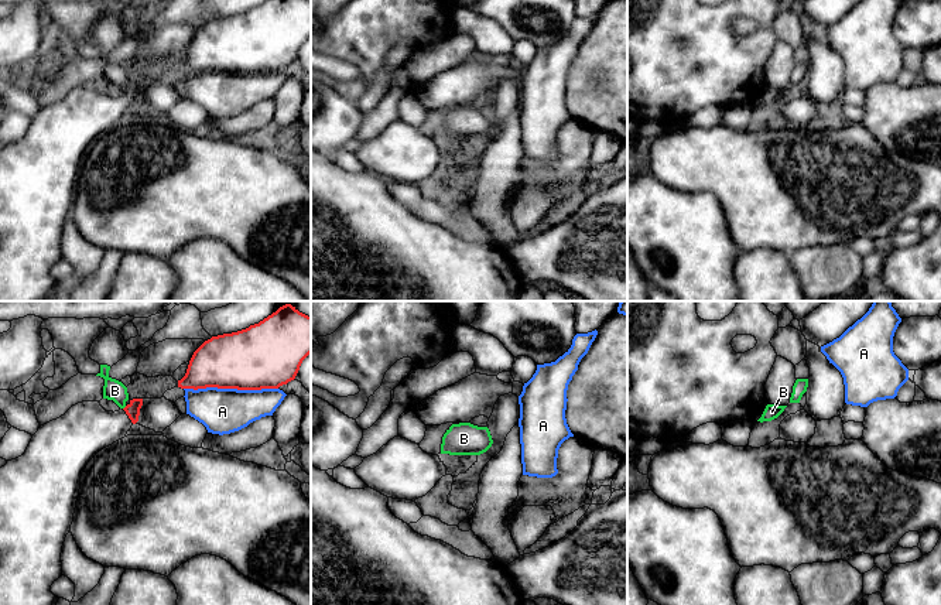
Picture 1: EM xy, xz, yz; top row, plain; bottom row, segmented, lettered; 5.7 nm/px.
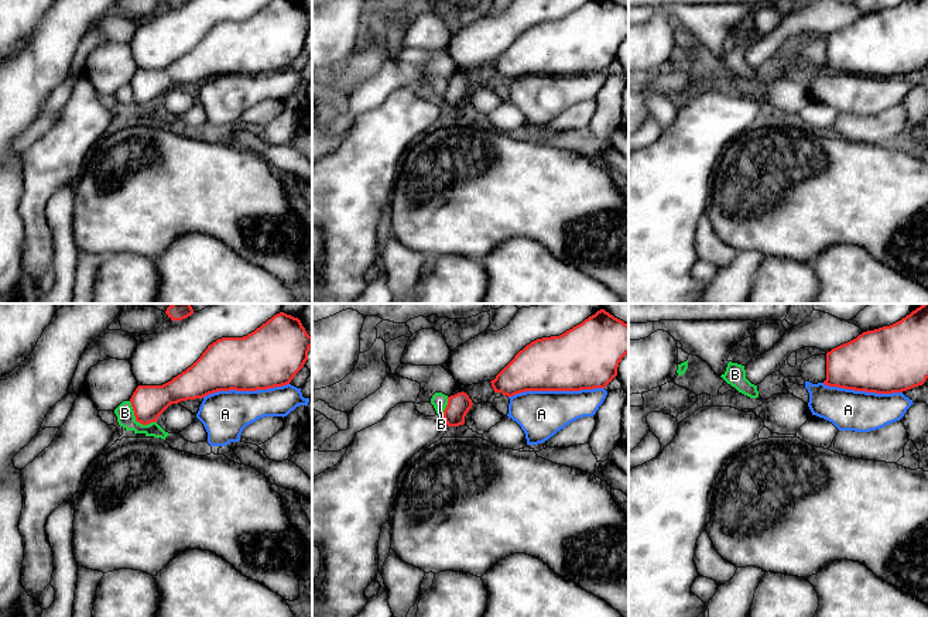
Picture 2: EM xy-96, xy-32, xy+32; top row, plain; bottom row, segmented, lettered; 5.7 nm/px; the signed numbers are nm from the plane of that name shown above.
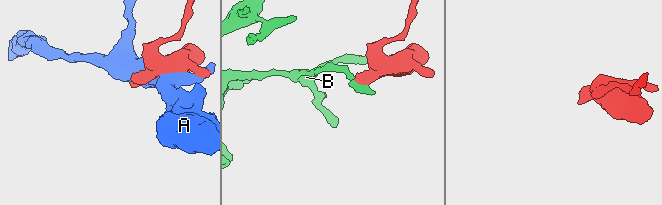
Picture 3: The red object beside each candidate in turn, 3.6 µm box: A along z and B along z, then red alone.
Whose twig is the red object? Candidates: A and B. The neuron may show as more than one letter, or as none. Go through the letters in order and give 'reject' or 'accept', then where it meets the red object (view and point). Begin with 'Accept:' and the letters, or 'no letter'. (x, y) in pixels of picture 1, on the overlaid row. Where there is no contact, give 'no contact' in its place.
Accept: no letter
A: reject; meets red in xy at (231, 388)
B: reject; meets red in xy at (125, 407)

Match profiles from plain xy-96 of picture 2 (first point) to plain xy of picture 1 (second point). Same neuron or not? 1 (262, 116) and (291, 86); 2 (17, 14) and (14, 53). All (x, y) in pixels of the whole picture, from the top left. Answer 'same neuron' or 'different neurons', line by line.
1: different neurons
2: same neuron

